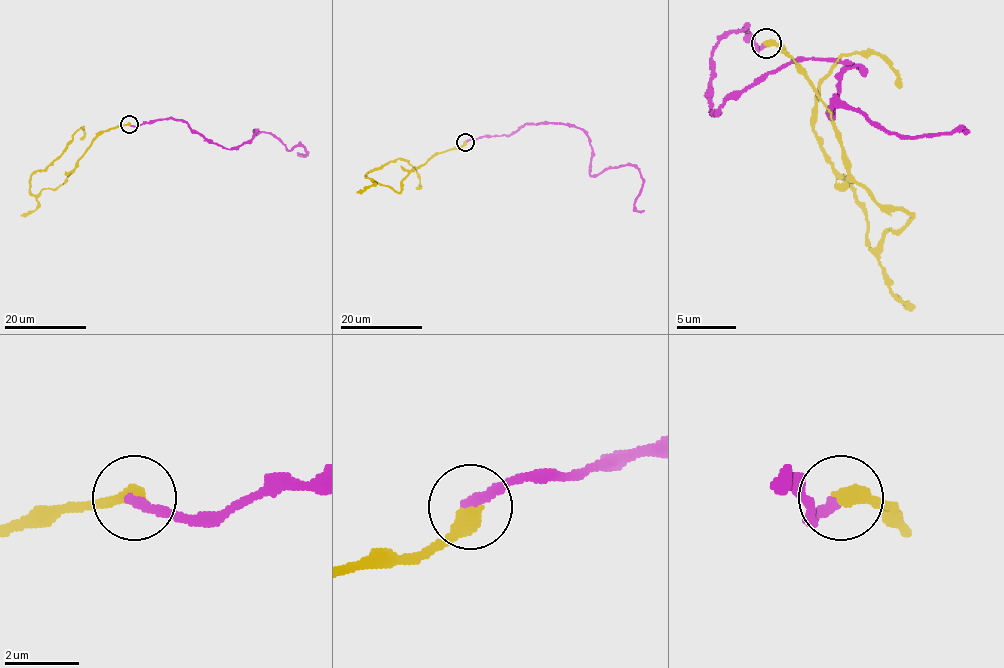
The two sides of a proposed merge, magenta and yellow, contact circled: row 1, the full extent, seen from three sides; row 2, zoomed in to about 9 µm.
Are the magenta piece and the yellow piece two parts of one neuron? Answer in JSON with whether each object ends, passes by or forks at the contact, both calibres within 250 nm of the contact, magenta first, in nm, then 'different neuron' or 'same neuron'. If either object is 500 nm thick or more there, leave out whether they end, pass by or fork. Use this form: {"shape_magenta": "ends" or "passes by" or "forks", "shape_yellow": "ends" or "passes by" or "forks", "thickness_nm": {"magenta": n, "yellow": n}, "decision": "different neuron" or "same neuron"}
{"shape_magenta": "ends", "shape_yellow": "ends", "thickness_nm": {"magenta": 260, "yellow": 480}, "decision": "same neuron"}

